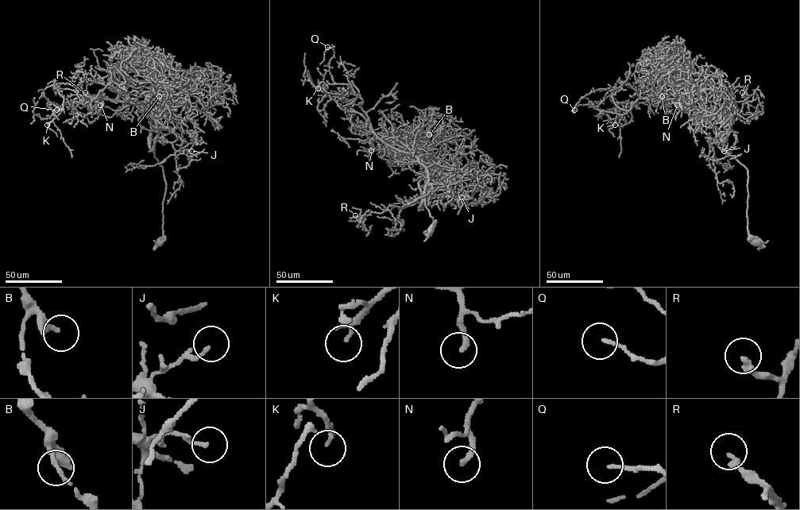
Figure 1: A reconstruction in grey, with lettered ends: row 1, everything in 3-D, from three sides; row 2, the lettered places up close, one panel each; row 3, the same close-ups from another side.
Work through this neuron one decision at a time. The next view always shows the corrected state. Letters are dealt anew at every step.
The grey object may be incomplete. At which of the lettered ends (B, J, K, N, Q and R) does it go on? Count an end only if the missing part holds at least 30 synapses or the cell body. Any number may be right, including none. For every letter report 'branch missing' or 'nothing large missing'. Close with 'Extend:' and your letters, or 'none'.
B: nothing large missing
J: nothing large missing
K: branch missing
N: branch missing
Q: nothing large missing
R: nothing large missing
Extend: K, N

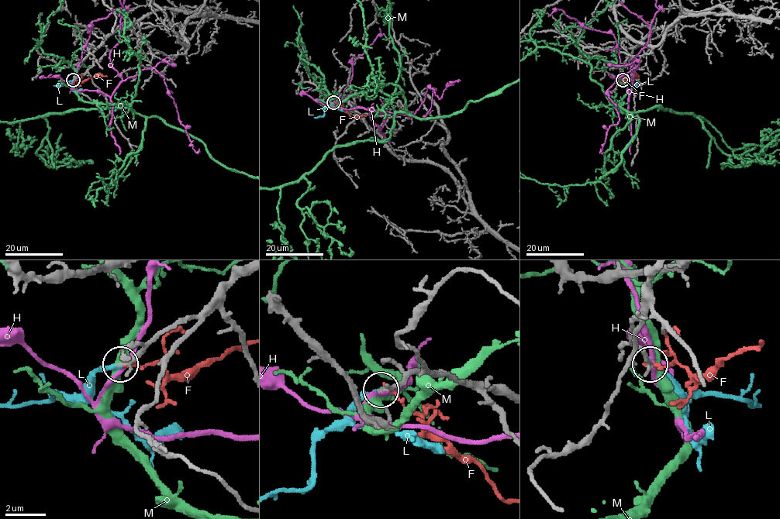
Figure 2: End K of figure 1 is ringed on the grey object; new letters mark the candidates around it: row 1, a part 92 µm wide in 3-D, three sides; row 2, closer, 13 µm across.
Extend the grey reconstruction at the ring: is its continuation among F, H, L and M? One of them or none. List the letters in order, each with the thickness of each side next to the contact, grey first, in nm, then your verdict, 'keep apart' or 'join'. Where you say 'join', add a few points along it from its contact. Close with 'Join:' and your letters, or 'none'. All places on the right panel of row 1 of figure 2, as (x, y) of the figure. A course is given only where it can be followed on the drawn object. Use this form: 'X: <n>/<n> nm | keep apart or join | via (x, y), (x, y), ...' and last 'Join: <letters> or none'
F: 280/140 nm | keep apart
H: 280/220 nm | keep apart
L: 240/220 nm | join
M: 240/400 nm | keep apart
Join: L

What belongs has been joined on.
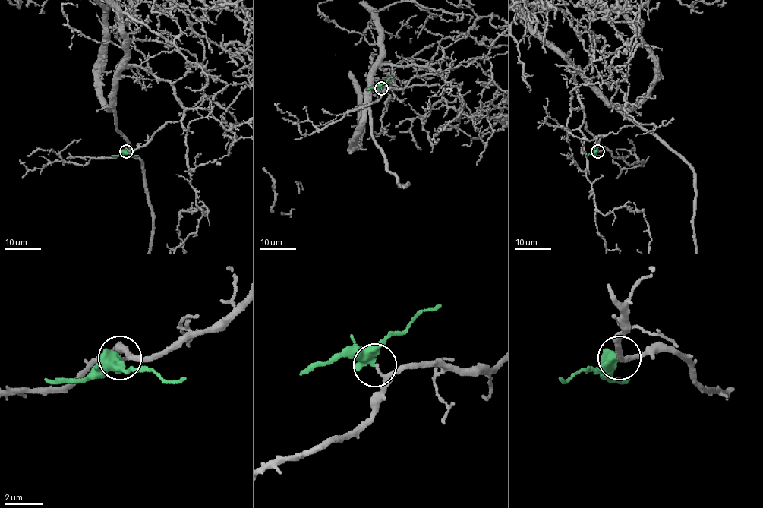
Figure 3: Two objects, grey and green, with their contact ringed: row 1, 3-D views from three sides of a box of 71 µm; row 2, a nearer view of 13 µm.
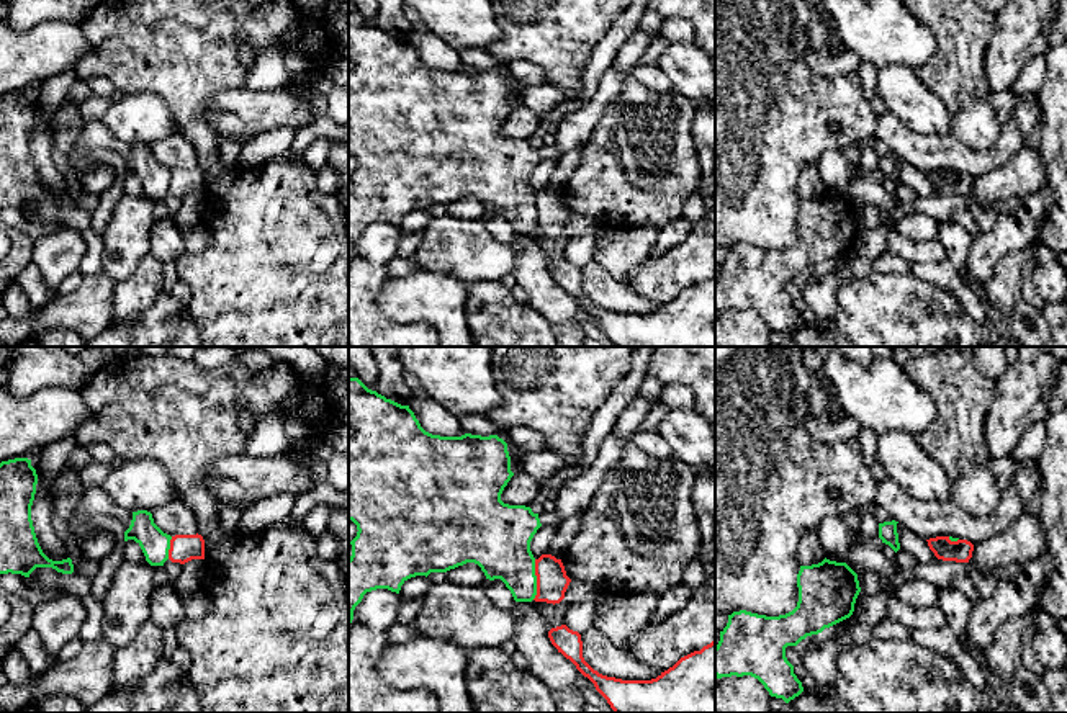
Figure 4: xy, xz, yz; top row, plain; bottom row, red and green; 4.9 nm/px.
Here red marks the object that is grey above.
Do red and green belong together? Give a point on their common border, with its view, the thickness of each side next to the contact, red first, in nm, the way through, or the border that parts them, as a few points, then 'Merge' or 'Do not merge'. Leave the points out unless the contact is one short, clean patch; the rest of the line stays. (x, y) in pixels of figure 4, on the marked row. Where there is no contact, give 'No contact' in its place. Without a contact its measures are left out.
Touches red at xz (537, 579). Thickness 160 nm (red) against 300 nm. Boundary: xz (535, 560), (535, 596), (532, 599). Do not merge

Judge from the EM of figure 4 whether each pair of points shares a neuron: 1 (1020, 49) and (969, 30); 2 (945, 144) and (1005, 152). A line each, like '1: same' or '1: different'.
1: different
2: same

